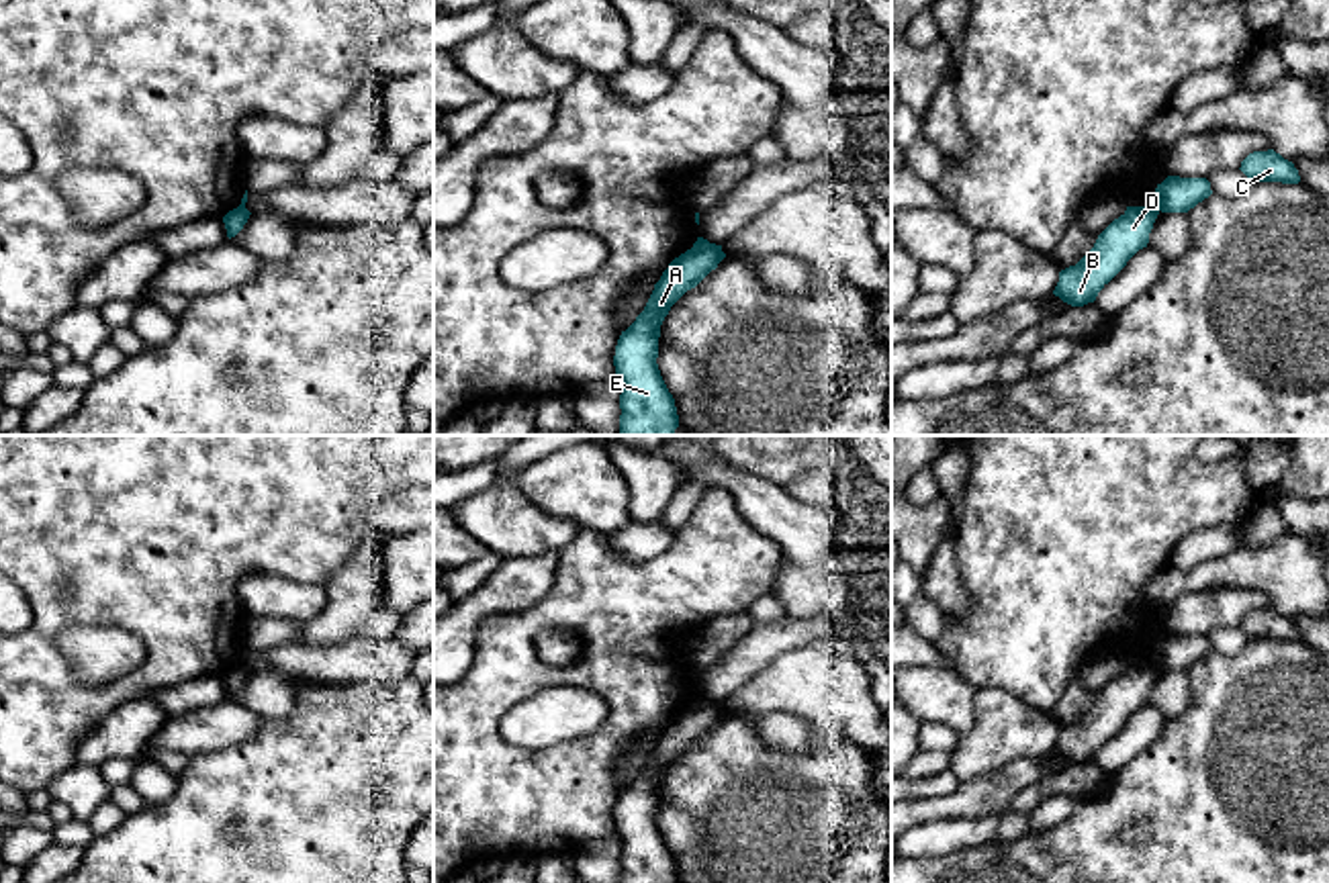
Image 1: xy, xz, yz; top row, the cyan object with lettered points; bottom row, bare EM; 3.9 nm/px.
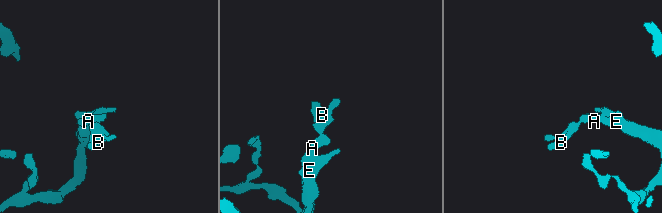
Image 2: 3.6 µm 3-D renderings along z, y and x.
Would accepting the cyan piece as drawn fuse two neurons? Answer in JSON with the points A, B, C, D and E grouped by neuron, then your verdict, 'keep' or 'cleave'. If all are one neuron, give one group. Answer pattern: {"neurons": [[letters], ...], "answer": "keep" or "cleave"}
{"neurons": [["A", "C", "E"], ["B", "D"]], "answer": "cleave"}

